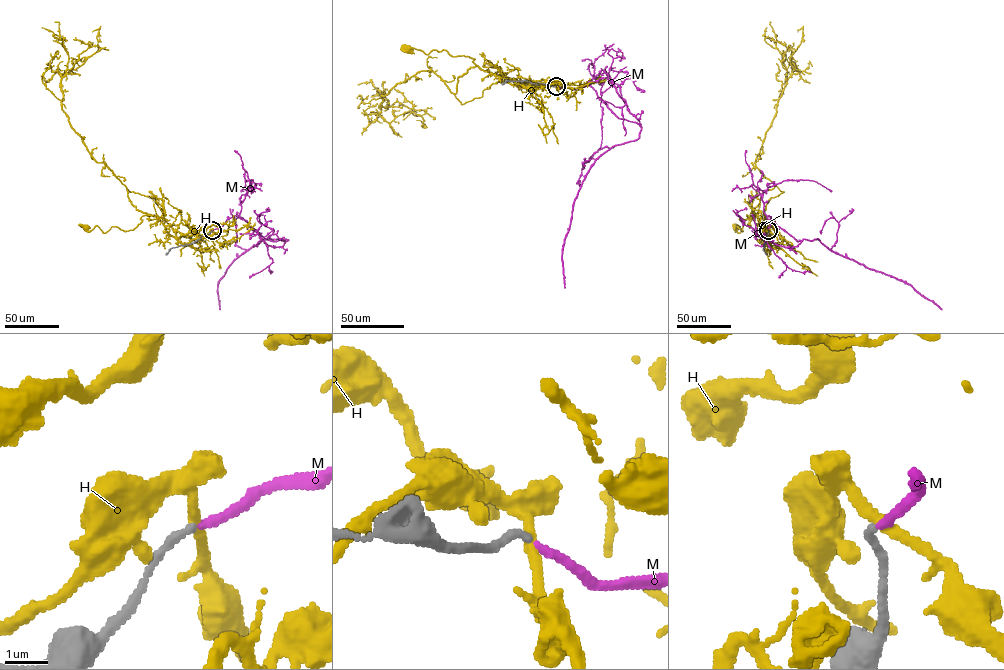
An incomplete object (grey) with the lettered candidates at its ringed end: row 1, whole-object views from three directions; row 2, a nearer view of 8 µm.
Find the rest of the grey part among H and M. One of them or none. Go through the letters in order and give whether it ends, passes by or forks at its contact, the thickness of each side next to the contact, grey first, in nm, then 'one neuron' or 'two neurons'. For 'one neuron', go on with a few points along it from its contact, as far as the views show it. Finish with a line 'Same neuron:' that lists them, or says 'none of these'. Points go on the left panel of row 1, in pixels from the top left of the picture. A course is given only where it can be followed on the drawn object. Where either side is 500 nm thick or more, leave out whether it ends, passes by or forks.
H: it passes by | 180/240 nm | two neurons
M: it ends | 170/190 nm | one neuron | via (212, 230), (237, 215), (267, 239), (285, 239), (261, 240), (230, 264), (218, 283), (220, 310)
Same neuron: M

